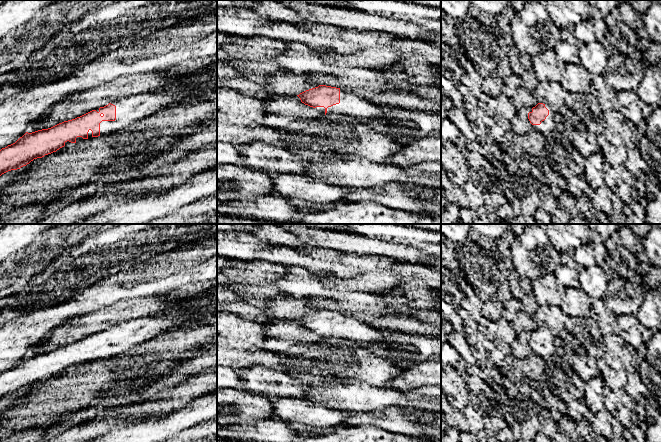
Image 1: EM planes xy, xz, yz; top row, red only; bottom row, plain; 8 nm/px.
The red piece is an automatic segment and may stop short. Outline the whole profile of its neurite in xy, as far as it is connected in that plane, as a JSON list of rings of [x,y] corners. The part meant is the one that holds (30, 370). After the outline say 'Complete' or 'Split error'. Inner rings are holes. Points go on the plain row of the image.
[[[185,307],[172,308],[162,315],[142,316],[116,323],[104,331],[48,353],[26,356],[15,367],[0,374],[0,400],[56,376],[67,365],[76,367],[91,361],[109,360],[131,352],[135,345],[176,327],[205,321],[208,319],[201,313],[192,313]]]. Split error

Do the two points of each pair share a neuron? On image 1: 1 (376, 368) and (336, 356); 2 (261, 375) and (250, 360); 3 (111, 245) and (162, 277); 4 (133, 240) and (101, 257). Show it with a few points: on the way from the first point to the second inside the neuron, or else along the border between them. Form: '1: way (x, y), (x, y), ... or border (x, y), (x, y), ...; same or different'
1: way (366, 366), (357, 357), (346, 356); same
2: border (277, 369), (263, 366), (248, 366), (238, 370); different
3: border (161, 252), (141, 263), (118, 272); different
4: way (125, 248), (119, 254), (109, 255); same

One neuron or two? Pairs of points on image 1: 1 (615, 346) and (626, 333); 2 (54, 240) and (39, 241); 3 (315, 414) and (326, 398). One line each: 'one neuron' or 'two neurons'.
1: two neurons
2: one neuron
3: two neurons

